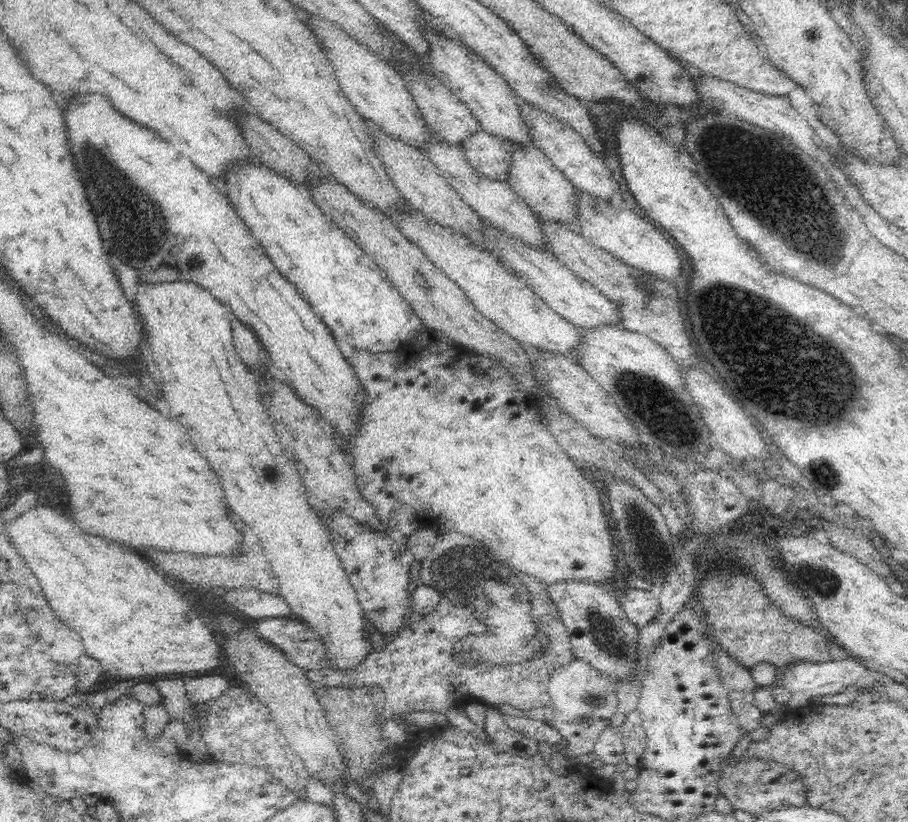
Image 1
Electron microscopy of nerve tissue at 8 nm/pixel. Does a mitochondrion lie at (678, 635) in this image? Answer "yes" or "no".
no

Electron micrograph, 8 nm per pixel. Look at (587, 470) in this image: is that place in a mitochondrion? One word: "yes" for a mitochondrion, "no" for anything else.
no

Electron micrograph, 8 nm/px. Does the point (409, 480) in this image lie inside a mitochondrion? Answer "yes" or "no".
no

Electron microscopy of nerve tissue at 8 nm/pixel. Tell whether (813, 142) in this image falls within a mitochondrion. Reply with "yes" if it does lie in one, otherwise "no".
no

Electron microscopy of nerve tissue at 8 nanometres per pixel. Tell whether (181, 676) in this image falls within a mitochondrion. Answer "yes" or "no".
no

